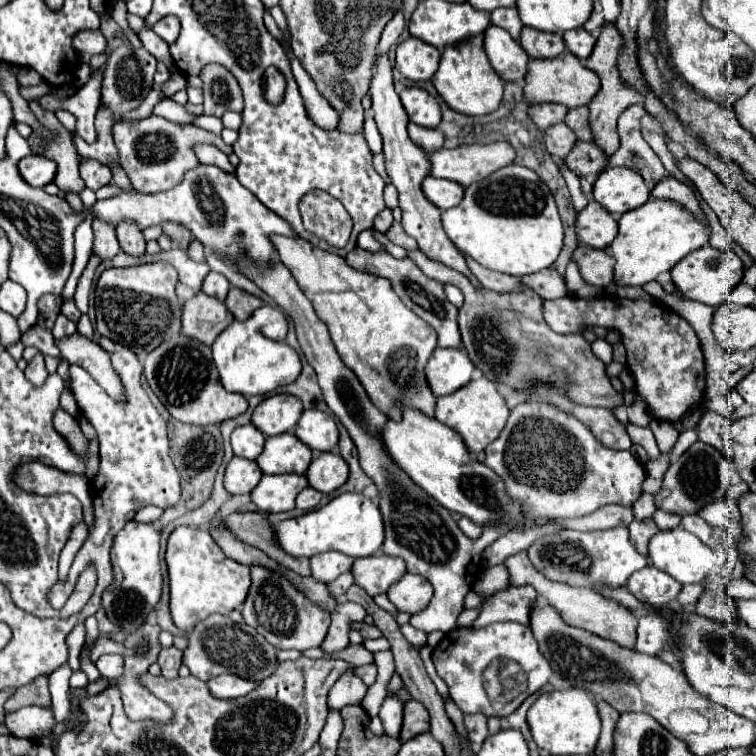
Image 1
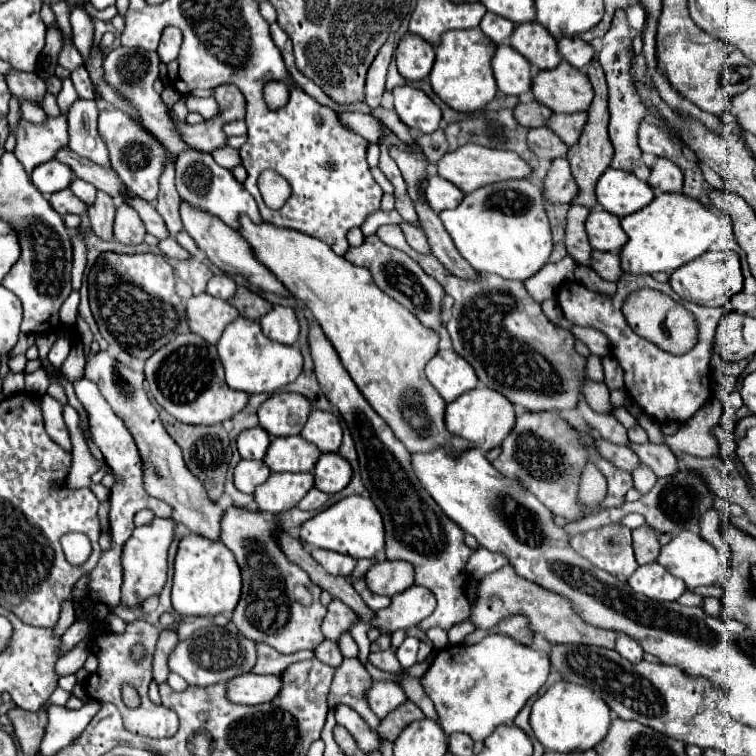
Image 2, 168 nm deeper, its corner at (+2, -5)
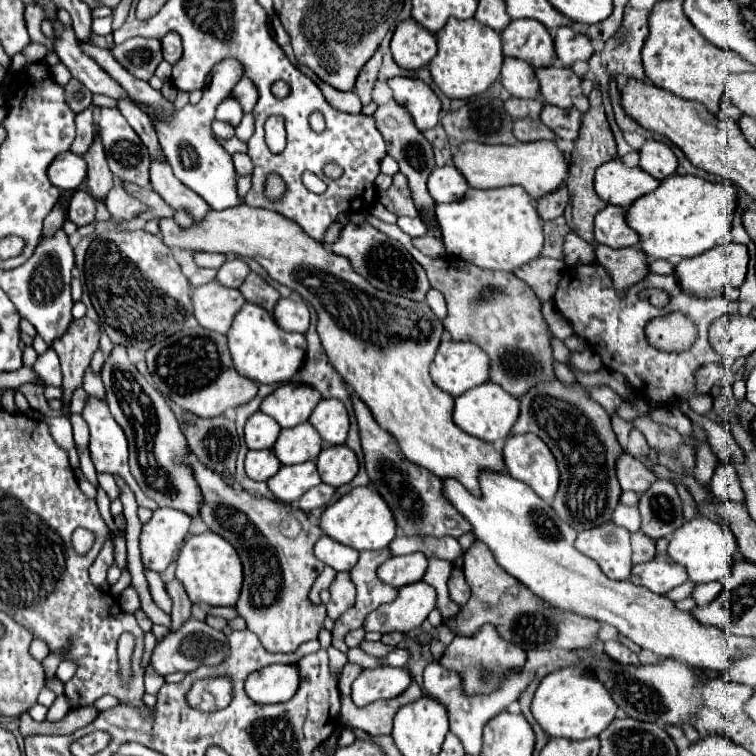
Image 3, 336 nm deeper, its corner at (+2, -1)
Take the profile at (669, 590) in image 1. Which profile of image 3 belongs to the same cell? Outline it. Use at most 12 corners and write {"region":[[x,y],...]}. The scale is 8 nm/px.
{"region":[[668,555],[634,565],[630,581],[662,595],[688,581]]}

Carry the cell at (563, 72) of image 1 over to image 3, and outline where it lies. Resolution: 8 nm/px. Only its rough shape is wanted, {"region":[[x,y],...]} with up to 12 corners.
{"region":[[570,67],[536,69],[546,103],[568,109],[582,95]]}

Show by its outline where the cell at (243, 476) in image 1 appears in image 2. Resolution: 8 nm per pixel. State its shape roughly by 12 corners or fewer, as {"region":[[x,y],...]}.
{"region":[[240,461],[234,469],[234,487],[254,493],[270,477],[262,461]]}

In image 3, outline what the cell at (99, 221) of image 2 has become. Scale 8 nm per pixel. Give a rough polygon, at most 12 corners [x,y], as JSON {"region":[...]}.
{"region":[[98,133],[84,153],[86,183],[92,195],[106,199],[114,185]]}

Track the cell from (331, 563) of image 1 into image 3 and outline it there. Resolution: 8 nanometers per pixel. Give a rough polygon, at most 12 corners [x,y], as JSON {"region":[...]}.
{"region":[[322,535],[316,557],[336,571],[350,571],[358,551]]}

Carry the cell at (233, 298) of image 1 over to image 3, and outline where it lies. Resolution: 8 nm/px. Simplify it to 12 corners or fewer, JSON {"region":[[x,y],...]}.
{"region":[[254,271],[240,291],[246,301],[272,311],[280,293]]}

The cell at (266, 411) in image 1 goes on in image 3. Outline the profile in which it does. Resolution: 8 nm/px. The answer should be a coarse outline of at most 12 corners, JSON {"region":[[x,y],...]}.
{"region":[[284,383],[262,401],[280,427],[304,423],[322,395]]}

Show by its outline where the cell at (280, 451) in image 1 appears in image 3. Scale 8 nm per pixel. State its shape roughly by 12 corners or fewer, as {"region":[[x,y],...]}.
{"region":[[310,423],[280,431],[282,465],[314,461],[322,437]]}

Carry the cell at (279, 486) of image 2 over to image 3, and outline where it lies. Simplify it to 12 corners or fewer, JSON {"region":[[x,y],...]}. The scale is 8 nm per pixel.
{"region":[[316,463],[282,465],[268,479],[284,503],[320,485]]}

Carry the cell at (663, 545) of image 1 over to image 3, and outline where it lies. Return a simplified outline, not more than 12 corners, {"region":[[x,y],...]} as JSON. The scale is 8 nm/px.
{"region":[[708,517],[684,523],[668,555],[694,583],[722,581],[736,557],[732,531]]}

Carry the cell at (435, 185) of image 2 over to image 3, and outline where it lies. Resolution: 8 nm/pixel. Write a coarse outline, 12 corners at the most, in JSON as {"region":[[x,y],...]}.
{"region":[[454,165],[436,167],[428,191],[436,203],[460,199],[468,189]]}

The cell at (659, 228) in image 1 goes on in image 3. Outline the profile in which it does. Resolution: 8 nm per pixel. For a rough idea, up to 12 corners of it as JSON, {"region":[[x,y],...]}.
{"region":[[674,173],[632,203],[650,259],[730,235],[736,185]]}

